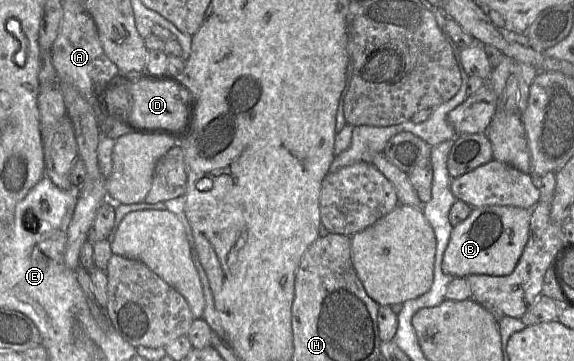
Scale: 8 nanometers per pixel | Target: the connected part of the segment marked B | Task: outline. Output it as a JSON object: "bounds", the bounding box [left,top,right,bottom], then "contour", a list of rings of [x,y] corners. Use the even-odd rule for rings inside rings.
{"bounds":[442,206,531,278],"contour":[[[512,206],[474,208],[467,219],[453,227],[443,256],[442,270],[455,278],[469,275],[510,275],[527,244],[531,210]]]}

